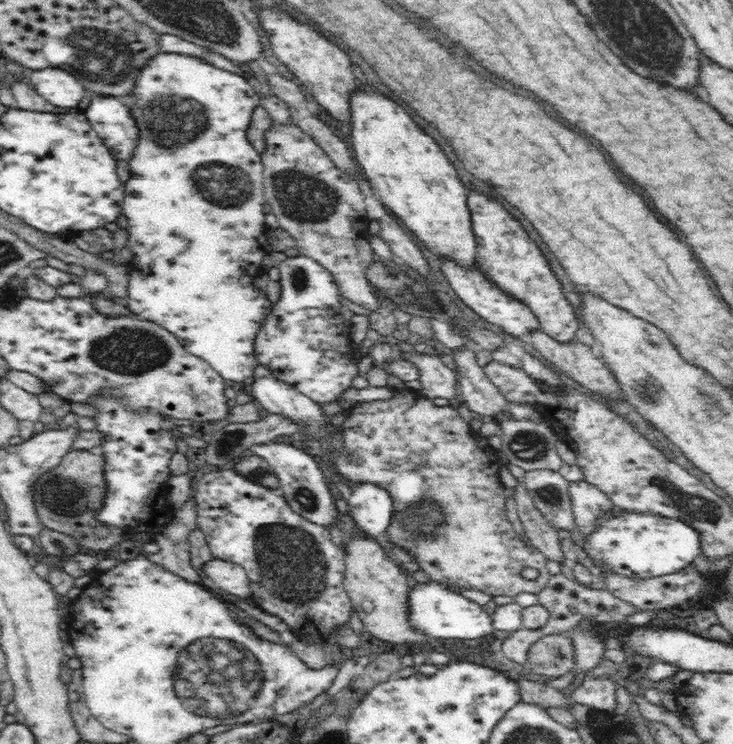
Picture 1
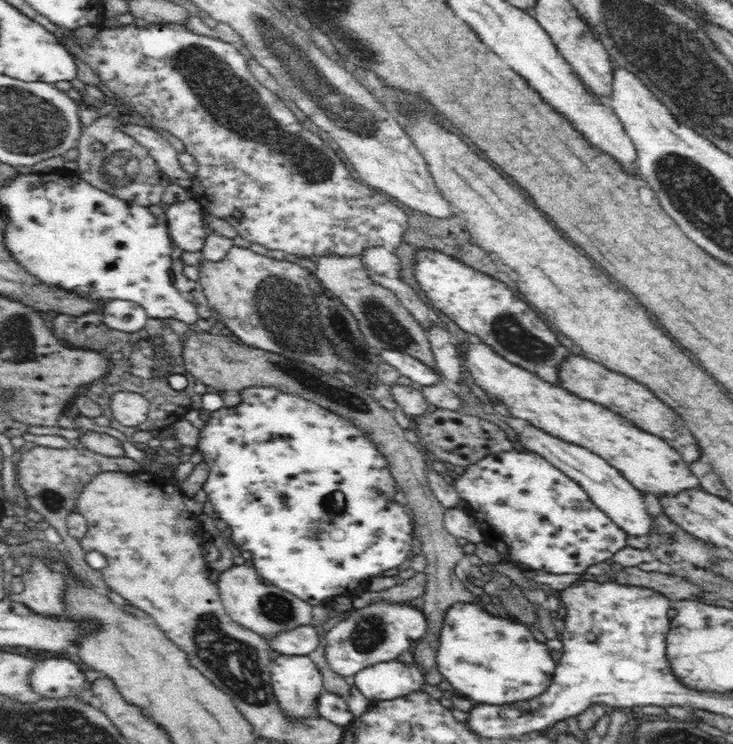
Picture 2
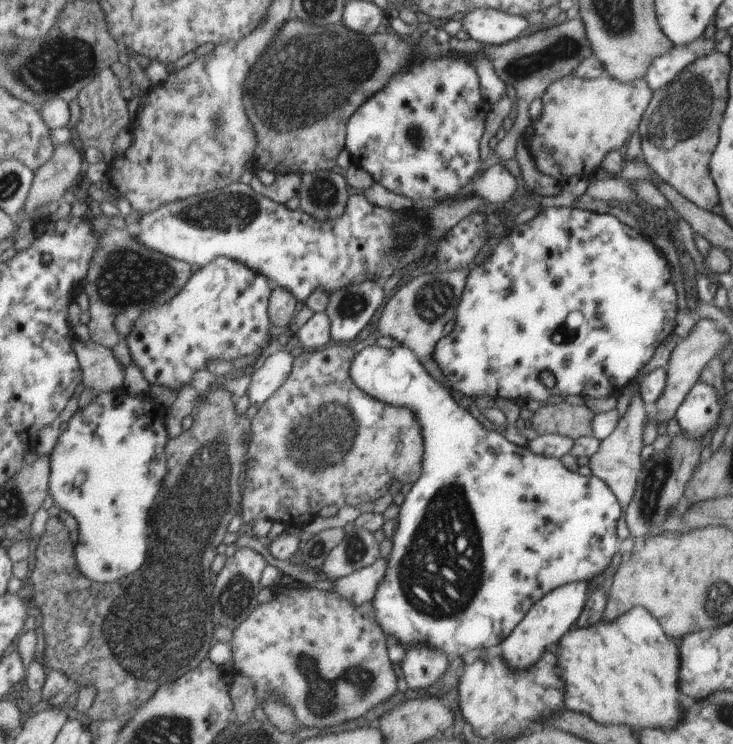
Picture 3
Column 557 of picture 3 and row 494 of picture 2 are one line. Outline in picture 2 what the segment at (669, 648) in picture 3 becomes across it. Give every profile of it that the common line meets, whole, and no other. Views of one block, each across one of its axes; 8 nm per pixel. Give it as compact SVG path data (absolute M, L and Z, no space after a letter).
M472 344L468 348L468 368L476 384L482 386L488 392L488 396L502 402L508 408L508 414L512 414L514 418L528 420L530 426L536 426L546 434L554 434L566 440L568 444L578 444L580 448L600 456L606 464L616 468L620 476L628 478L628 482L632 482L632 486L640 494L652 494L660 498L666 494L680 494L692 488L700 492L700 480L692 474L692 470L680 458L680 454L674 448L670 448L664 440L632 426L628 420L598 404L580 400L558 386L532 378L530 372L500 358L500 354L492 350L492 346Z

